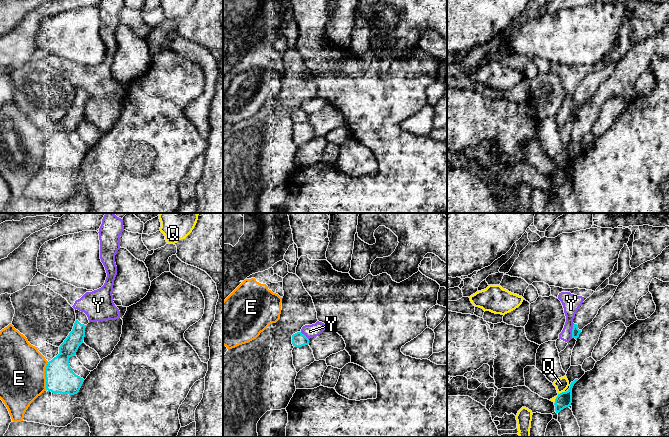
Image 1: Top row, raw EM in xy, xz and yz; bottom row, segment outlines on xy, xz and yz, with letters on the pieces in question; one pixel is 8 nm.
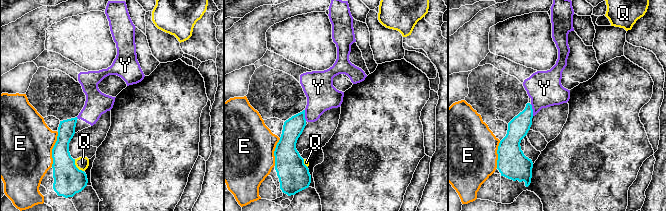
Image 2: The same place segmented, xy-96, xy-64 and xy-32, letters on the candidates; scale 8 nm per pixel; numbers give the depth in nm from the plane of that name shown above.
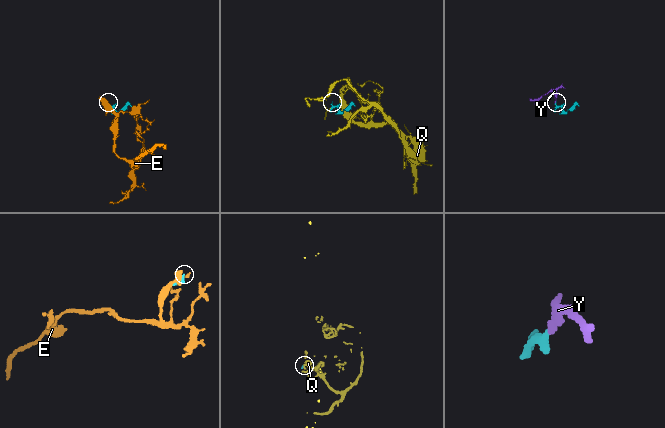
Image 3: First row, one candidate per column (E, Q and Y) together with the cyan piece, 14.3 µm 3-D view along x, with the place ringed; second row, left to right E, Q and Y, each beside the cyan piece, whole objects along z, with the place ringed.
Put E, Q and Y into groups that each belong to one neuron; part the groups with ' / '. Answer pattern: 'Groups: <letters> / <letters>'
Groups: E / Q / Y

